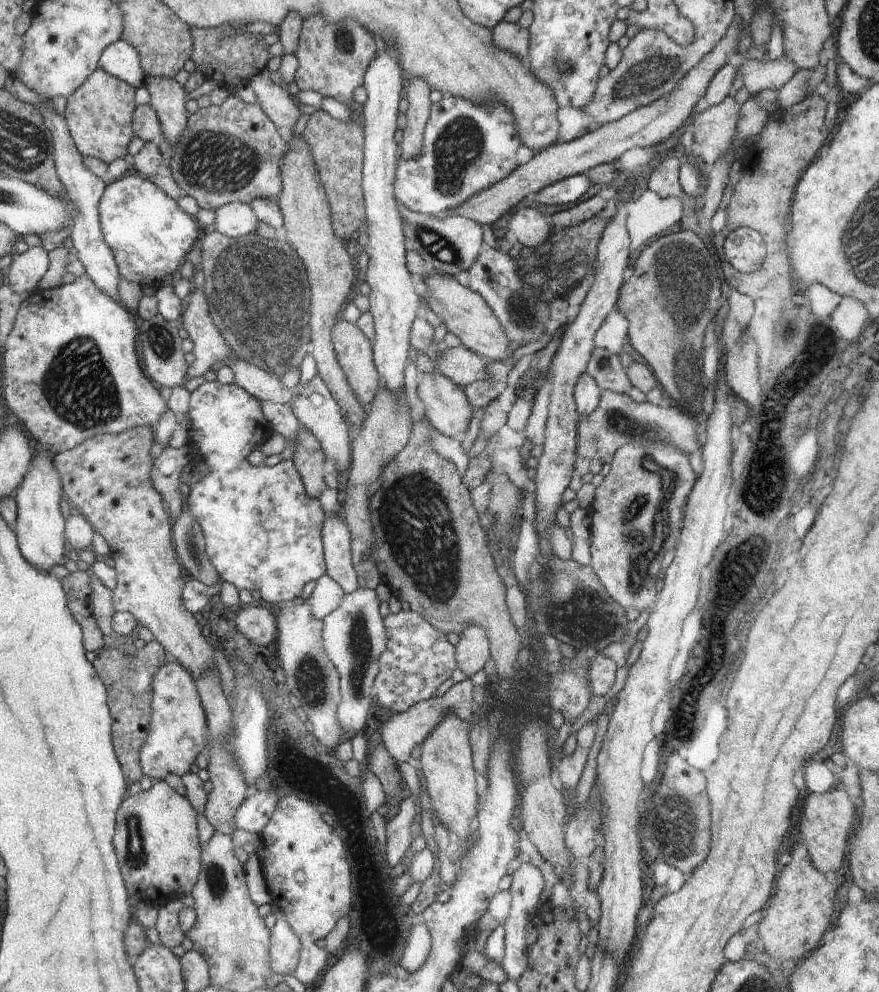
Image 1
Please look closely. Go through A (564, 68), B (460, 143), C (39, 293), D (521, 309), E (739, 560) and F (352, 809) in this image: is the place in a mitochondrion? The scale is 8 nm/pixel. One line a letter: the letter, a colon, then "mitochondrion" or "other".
A: mitochondrion
B: mitochondrion
C: other
D: mitochondrion
E: mitochondrion
F: other

